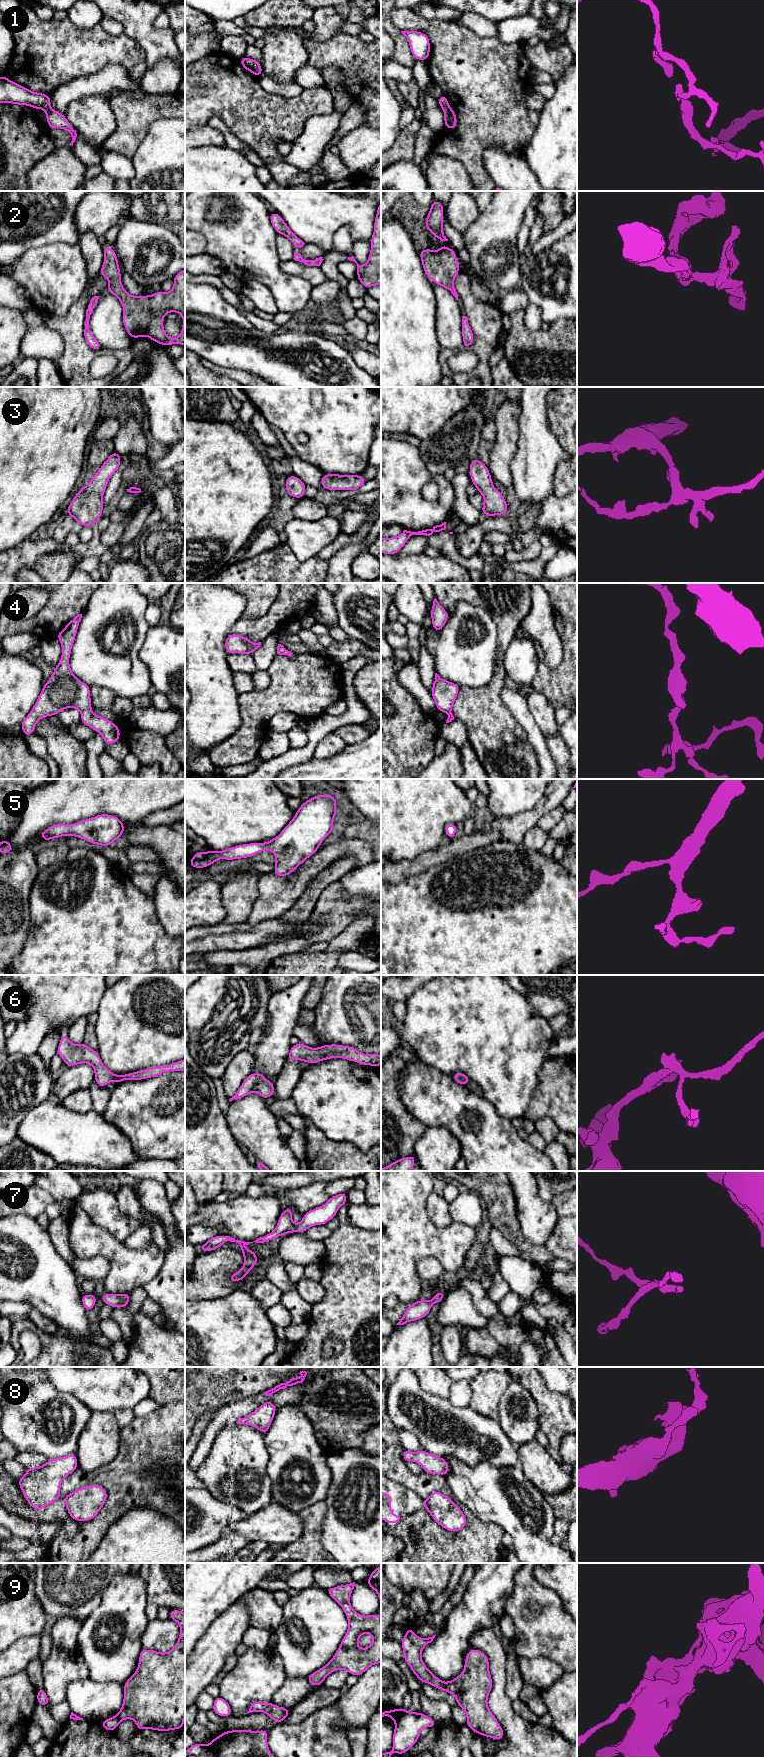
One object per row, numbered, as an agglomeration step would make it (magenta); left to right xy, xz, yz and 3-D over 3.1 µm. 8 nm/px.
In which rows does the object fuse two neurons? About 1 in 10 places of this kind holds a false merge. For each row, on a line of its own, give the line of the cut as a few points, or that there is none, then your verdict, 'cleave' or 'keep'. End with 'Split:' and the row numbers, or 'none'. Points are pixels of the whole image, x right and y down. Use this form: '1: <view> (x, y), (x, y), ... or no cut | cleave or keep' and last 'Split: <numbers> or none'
1: no cut | keep
2: no cut | keep
3: no cut | keep
4: no cut | keep
5: no cut | keep
6: no cut | keep
7: no cut | keep
8: no cut | keep
9: no cut | keep
Split: none

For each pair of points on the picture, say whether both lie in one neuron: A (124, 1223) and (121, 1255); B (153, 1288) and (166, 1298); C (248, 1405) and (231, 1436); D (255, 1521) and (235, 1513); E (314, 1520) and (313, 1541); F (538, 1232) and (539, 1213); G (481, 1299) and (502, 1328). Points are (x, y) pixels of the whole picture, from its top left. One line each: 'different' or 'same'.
A: different
B: same
C: different
D: different
E: same
F: same
G: same

